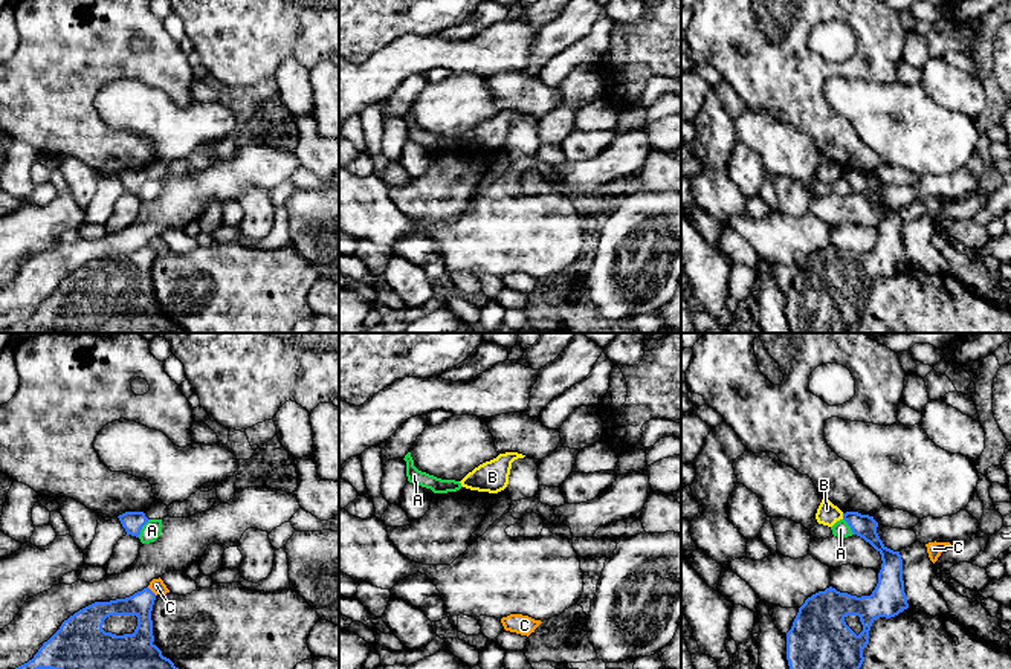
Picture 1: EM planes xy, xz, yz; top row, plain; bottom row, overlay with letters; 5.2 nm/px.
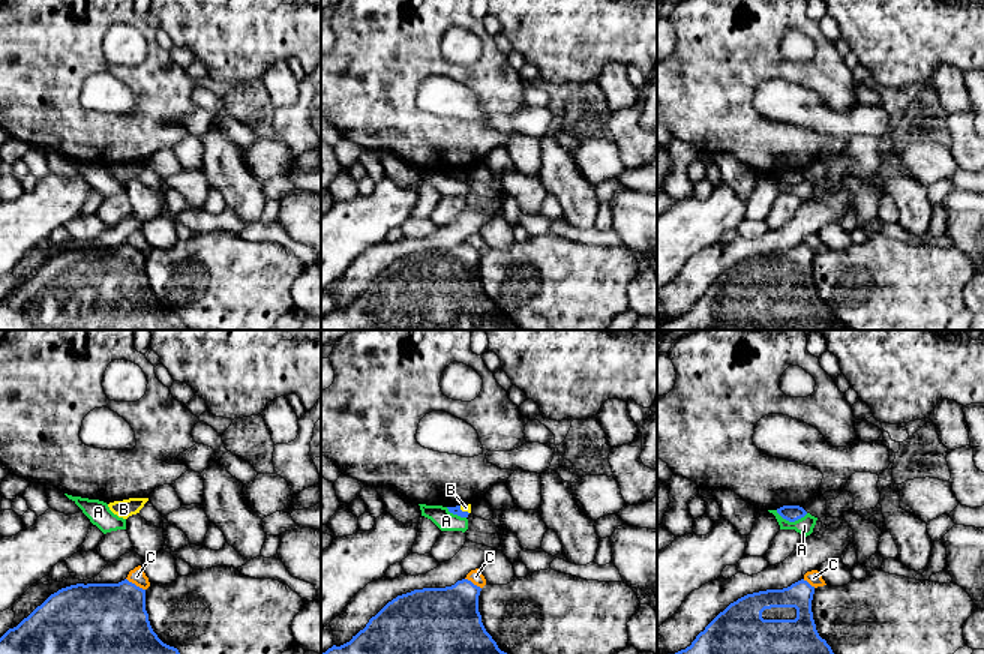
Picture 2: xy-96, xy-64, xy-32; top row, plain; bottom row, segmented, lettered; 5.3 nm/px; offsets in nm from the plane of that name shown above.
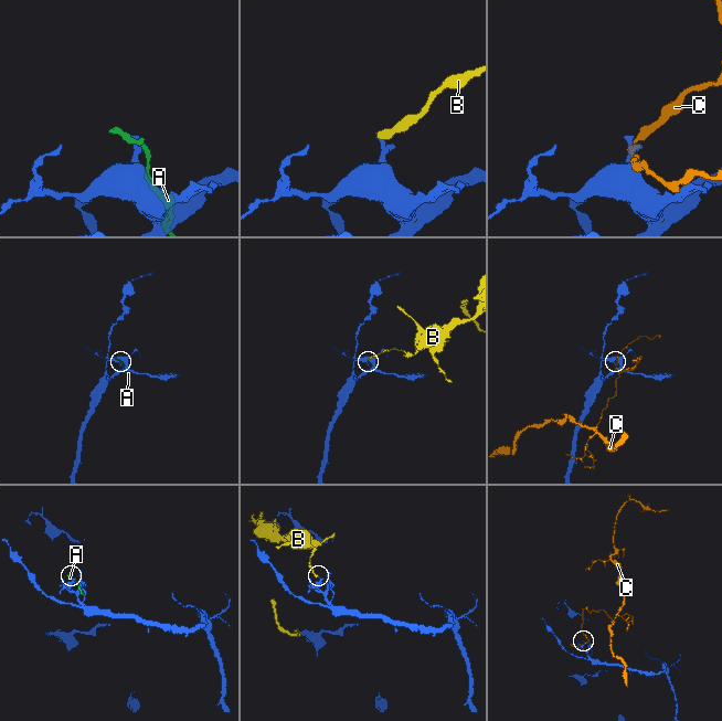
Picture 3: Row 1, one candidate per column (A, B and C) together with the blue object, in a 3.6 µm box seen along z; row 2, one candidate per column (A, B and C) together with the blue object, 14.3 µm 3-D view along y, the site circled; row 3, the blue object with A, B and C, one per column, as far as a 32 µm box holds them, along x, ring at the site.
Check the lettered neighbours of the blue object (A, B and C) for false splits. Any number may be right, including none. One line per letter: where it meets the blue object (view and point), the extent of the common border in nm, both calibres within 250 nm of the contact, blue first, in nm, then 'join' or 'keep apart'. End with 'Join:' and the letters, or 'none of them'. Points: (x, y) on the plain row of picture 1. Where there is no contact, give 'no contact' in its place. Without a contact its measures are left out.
A: meets blue in xy at (141, 187); contact 120 nm long; 110 nm thick on the blue side, 100 nm on the other; keep apart
B: meets blue in yz at (843, 174); contact 30 nm long; 120 nm thick on the blue side, 120 nm on the other; keep apart
C: meets blue in xy at (150, 248); contact 70 nm long; 130 nm thick on the blue side, 80 nm on the other; keep apart
Join: none of them

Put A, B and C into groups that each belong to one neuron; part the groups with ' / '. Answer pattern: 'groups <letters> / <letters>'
groups A / B / C

